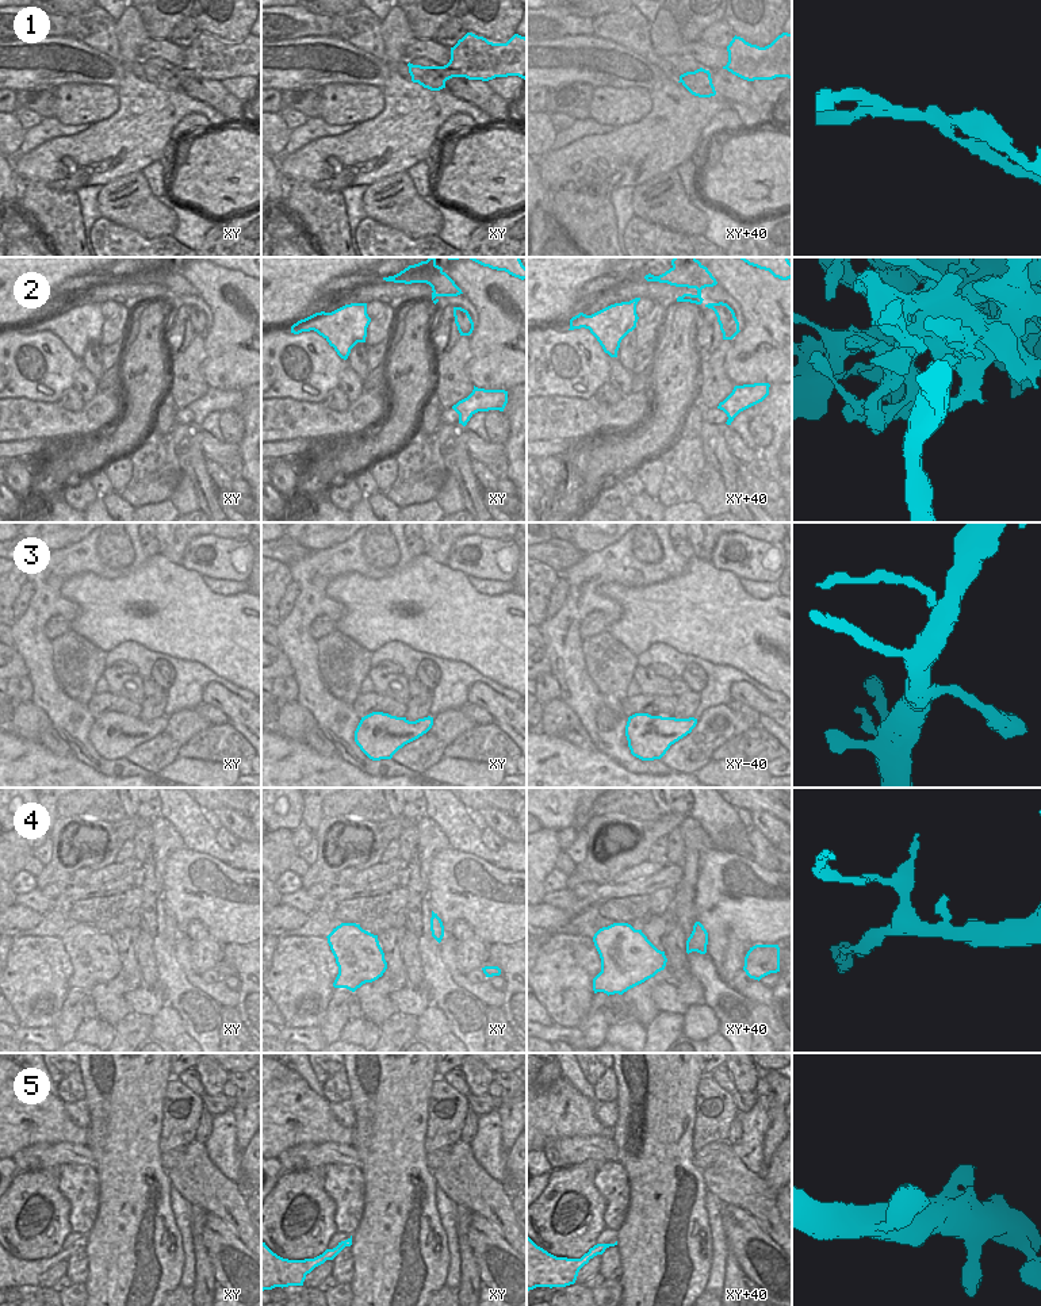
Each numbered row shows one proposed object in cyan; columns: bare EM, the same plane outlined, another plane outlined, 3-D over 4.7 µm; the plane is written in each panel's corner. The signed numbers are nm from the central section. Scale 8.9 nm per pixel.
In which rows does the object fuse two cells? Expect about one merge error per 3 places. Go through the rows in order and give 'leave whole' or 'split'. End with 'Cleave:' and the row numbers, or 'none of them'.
1: split
2: split
3: leave whole
4: leave whole
5: leave whole
Cleave: 1, 2

